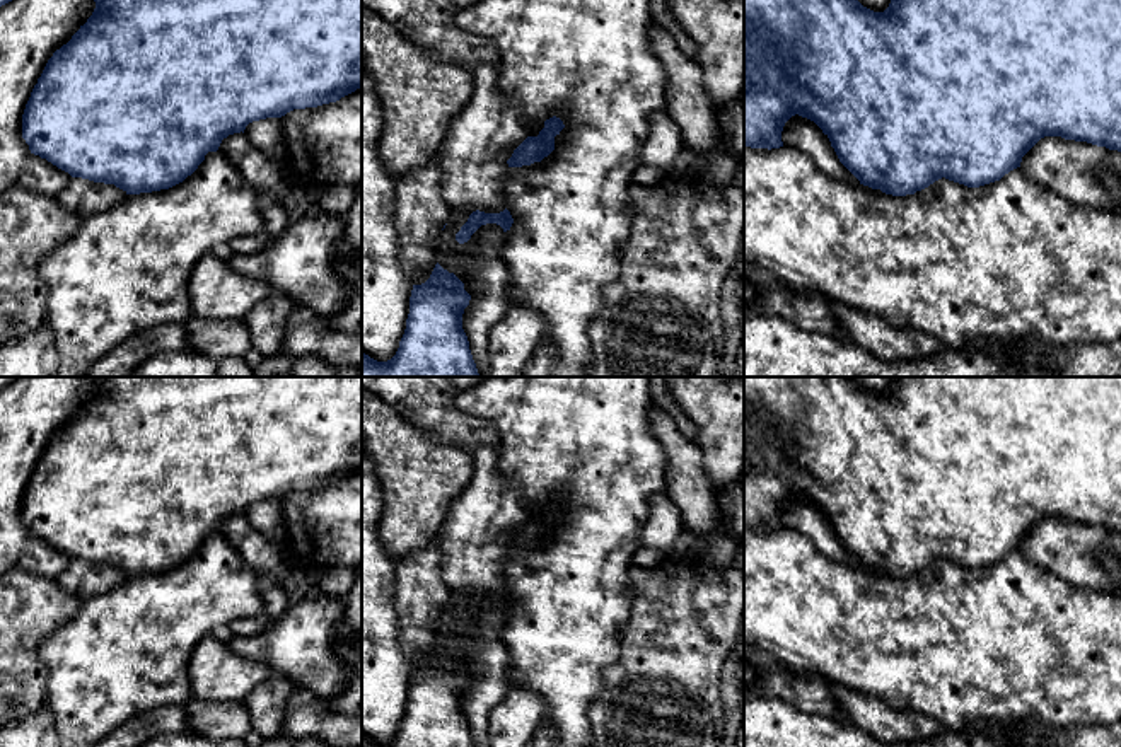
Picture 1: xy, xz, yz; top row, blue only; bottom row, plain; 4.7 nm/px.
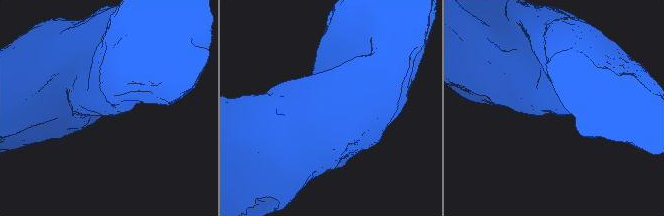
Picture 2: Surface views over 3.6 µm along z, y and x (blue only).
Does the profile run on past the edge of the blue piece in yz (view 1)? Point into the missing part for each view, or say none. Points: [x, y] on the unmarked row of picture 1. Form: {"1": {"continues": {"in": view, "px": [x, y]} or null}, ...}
{"1": {"continues": null}}

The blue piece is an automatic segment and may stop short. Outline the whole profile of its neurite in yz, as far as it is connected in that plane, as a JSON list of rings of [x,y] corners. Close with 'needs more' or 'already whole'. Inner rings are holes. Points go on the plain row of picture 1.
[[[744,377],[744,529],[768,532],[783,529],[783,508],[795,496],[814,503],[822,512],[839,544],[860,566],[892,578],[915,576],[942,559],[967,570],[1000,563],[1020,549],[1022,539],[1044,518],[1061,518],[1121,534],[1121,377],[892,377],[884,394],[874,394],[850,377]]]; already whole

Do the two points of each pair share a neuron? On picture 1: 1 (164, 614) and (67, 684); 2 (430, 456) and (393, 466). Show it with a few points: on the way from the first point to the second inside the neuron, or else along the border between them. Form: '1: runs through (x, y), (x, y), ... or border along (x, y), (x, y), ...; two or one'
1: runs through (140, 636), (91, 681); one
2: runs through (422, 464), (401, 466); one

